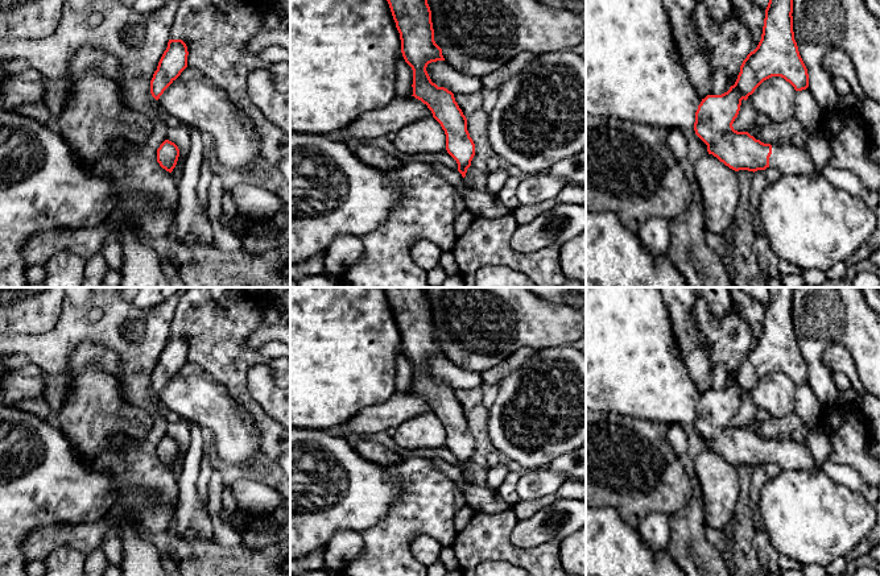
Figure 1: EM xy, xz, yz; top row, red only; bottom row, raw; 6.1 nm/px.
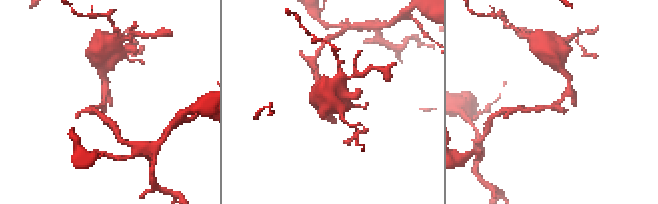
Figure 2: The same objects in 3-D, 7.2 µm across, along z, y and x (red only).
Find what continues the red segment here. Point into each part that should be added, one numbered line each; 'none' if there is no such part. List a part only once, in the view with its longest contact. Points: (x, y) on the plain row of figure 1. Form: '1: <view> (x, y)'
1: yz (789, 455)

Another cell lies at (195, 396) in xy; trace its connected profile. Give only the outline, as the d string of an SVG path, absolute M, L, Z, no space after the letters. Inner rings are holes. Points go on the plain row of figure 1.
M186 362L157 398L182 420L207 428L222 461L247 465L257 460L261 434L252 415L199 365Z

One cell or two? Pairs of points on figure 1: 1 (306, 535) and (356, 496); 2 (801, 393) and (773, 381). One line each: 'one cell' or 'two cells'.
1: one cell
2: two cells

